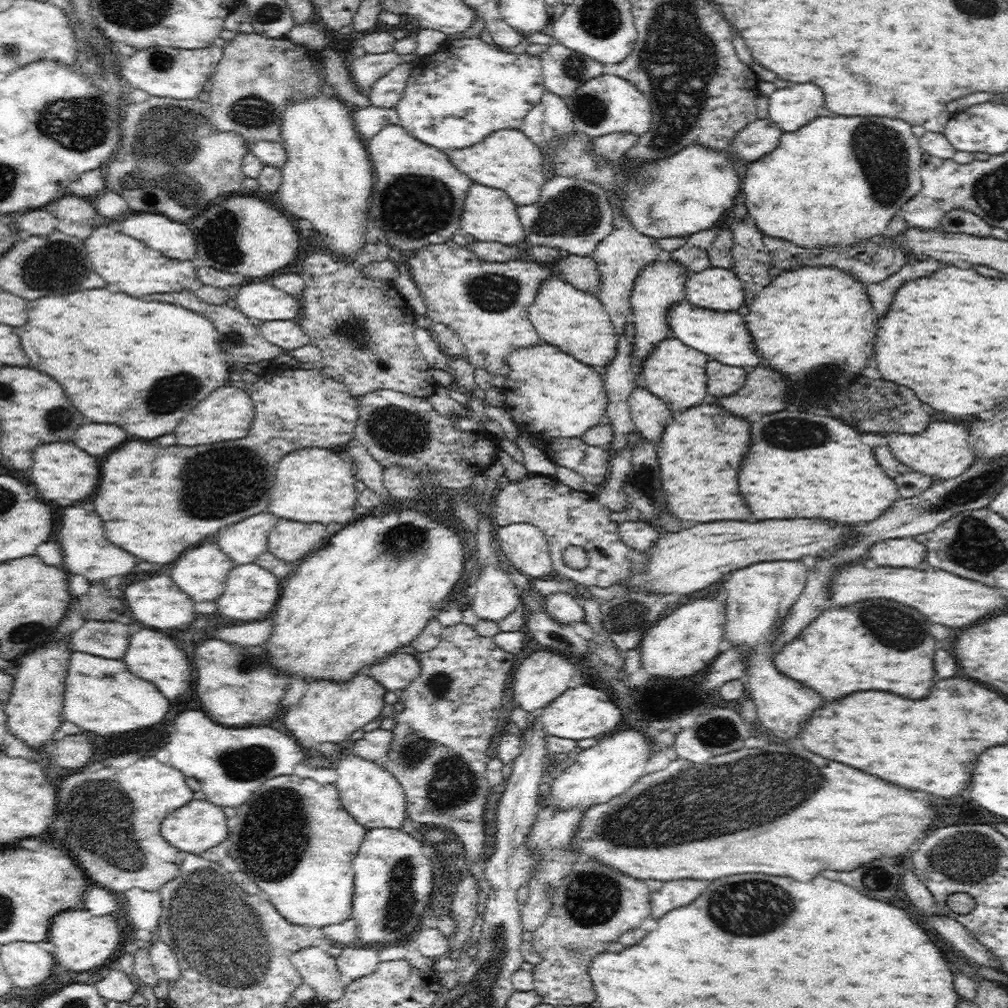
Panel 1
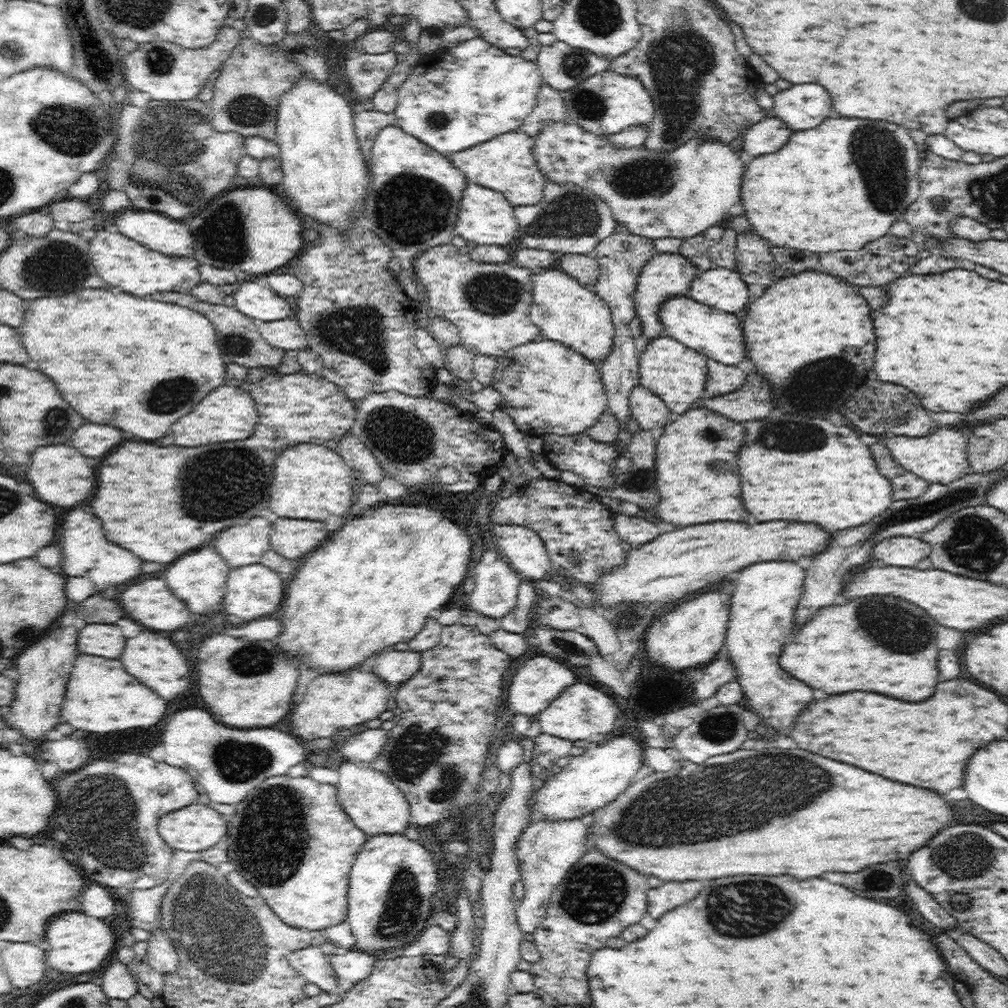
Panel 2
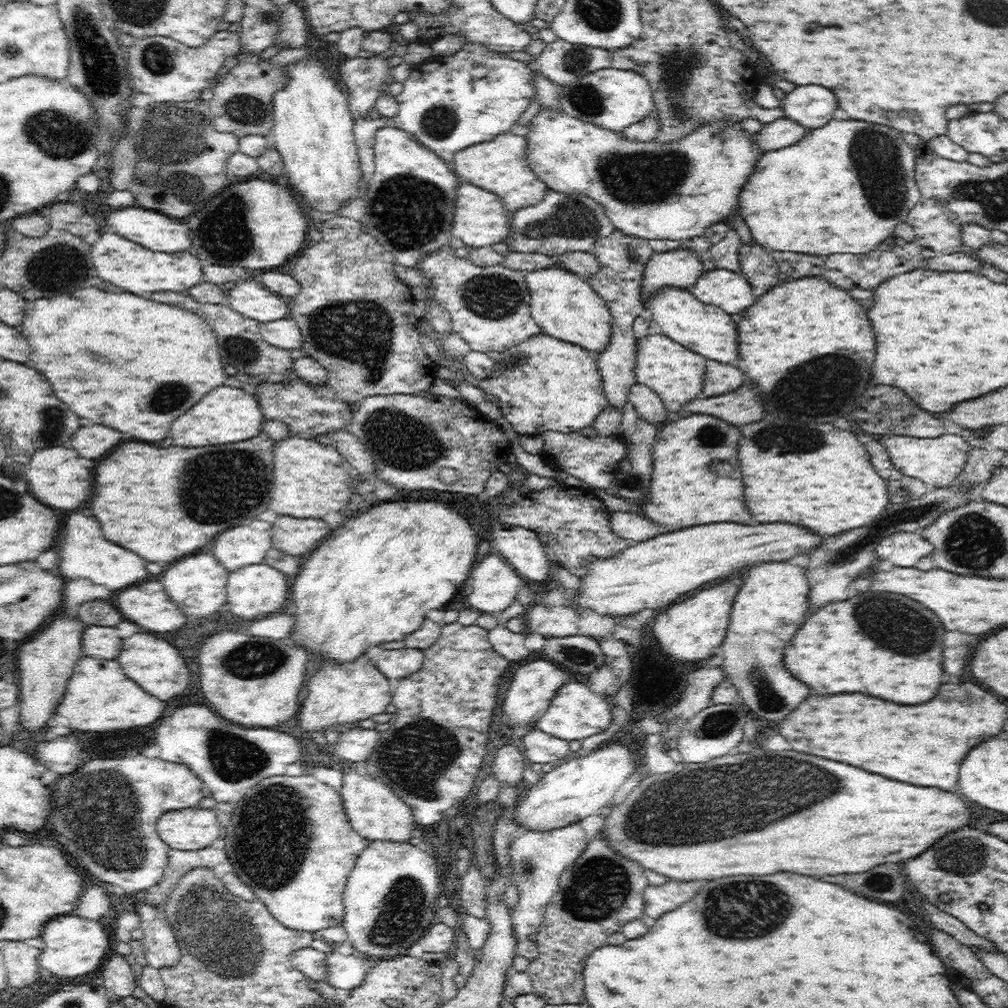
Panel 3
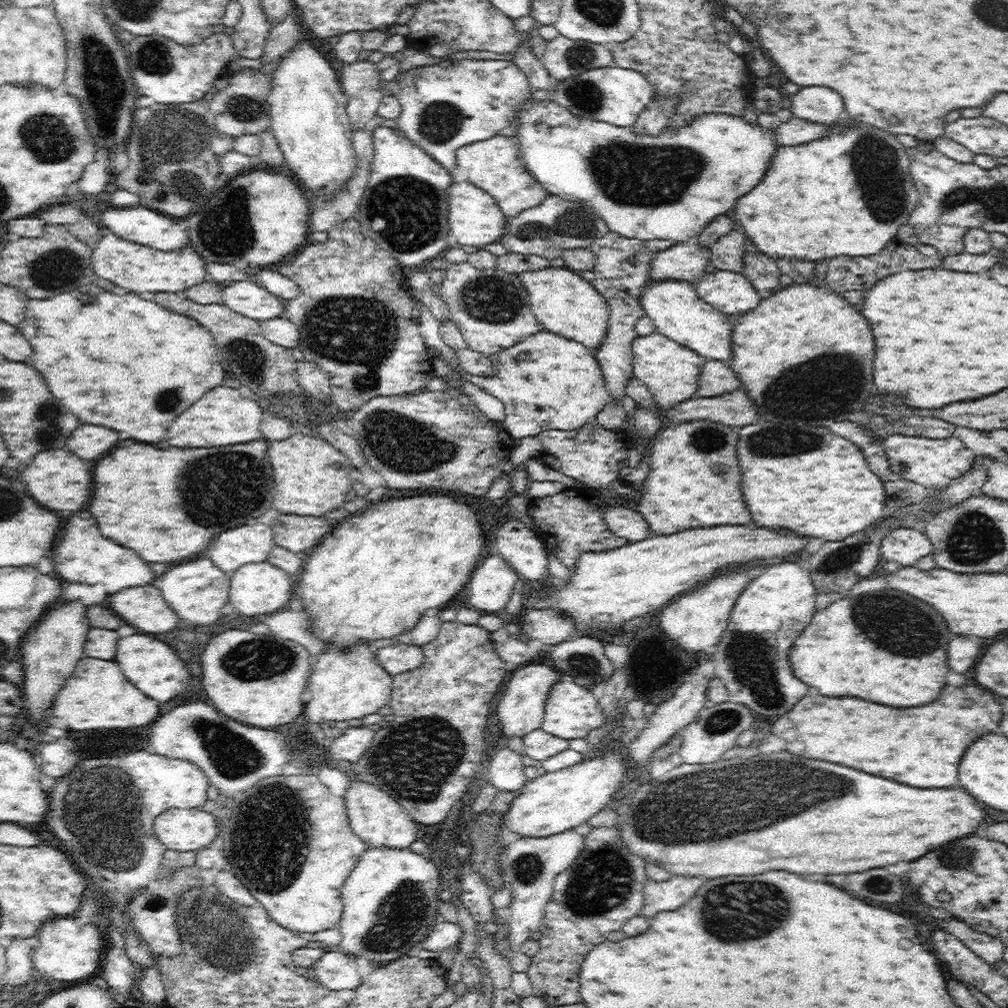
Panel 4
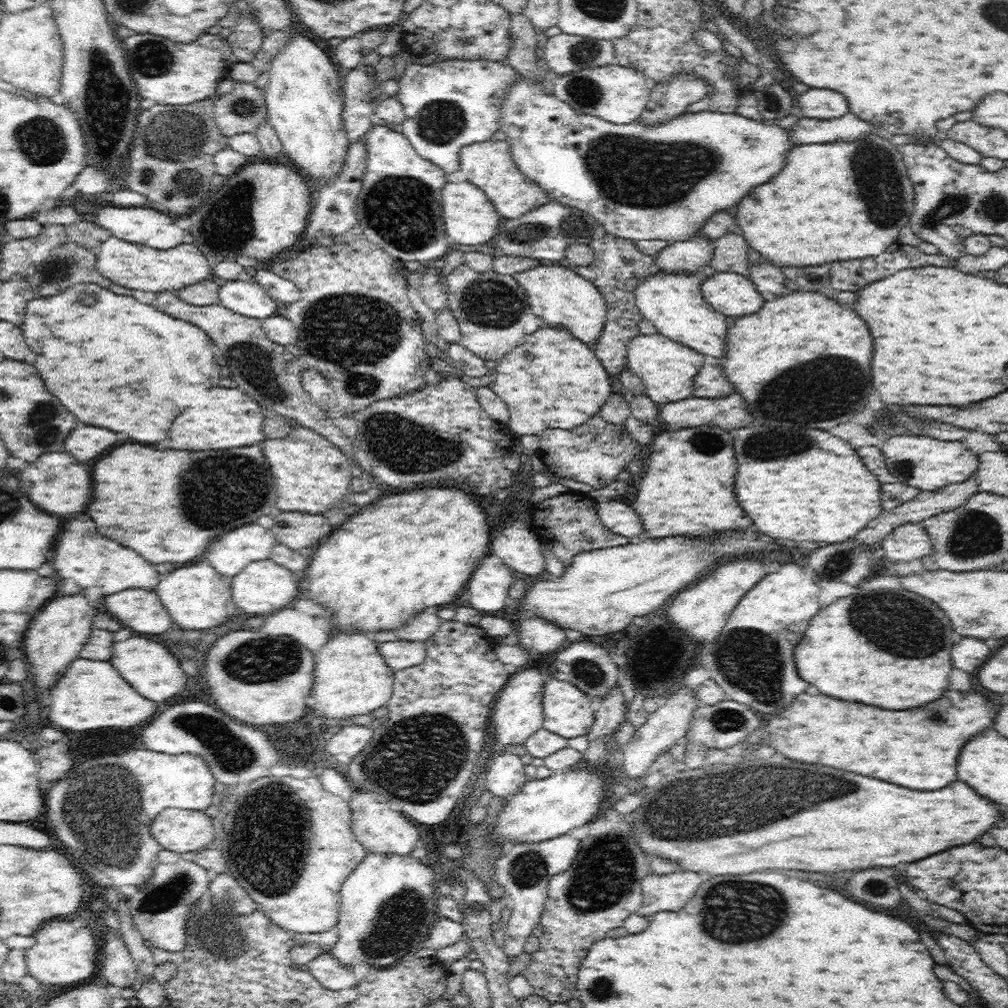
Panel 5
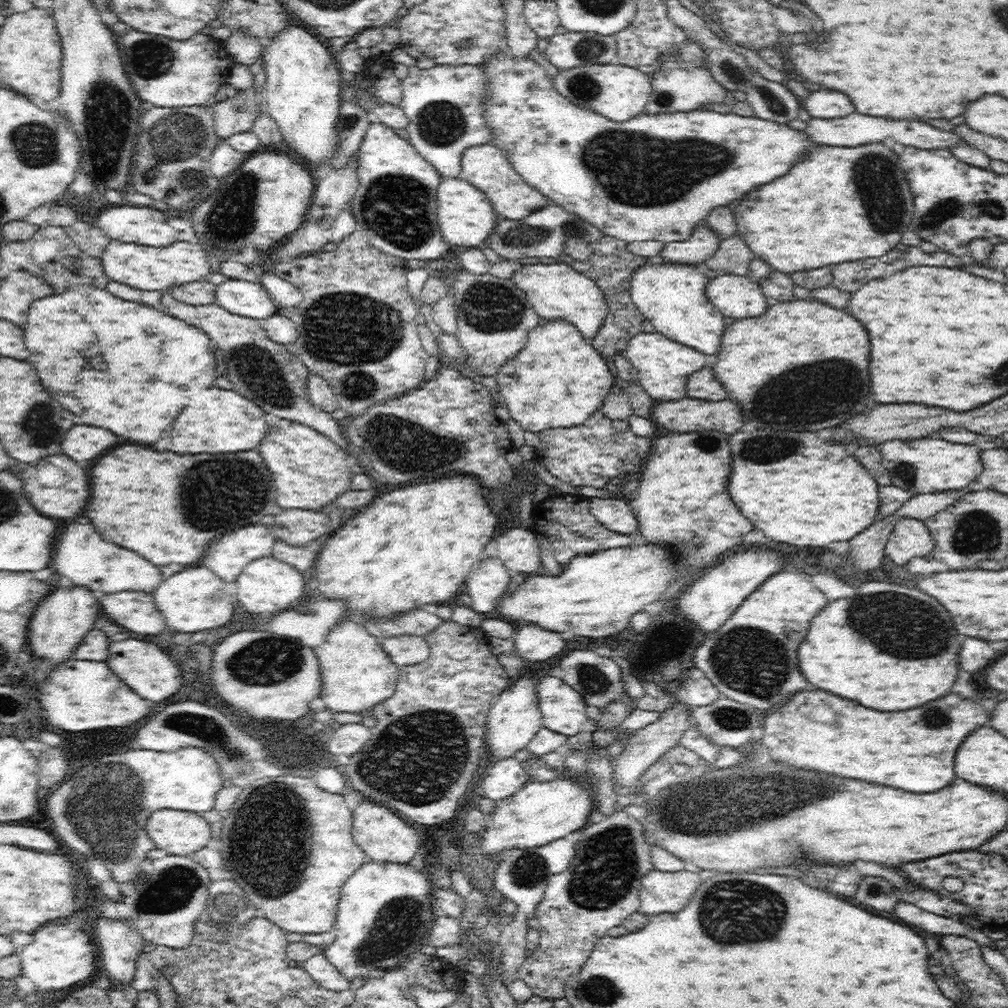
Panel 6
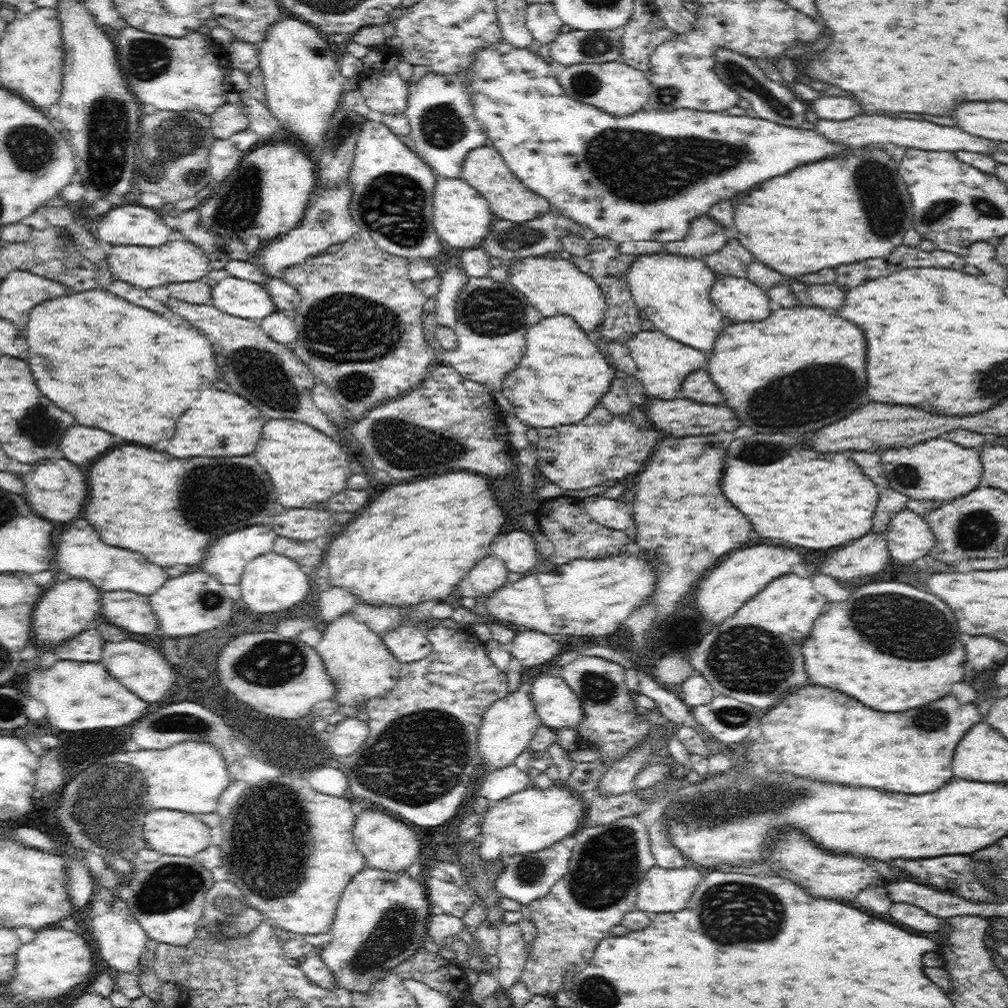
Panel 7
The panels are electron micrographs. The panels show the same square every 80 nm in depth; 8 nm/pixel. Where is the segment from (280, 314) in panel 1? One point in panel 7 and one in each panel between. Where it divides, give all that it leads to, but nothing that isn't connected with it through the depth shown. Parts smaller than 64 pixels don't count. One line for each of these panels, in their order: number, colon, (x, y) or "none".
2: (257, 300)
3: (253, 299)
4: (247, 297)
5: (248, 298)
6: (248, 299)
7: (237, 297)

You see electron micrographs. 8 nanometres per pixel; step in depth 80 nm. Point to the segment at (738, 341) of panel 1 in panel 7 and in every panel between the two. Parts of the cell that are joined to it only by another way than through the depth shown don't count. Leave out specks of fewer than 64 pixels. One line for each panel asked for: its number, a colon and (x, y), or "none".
2: (717, 334)
3: (705, 328)
4: (675, 309)
5: (673, 302)
6: (672, 296)
7: (672, 291)

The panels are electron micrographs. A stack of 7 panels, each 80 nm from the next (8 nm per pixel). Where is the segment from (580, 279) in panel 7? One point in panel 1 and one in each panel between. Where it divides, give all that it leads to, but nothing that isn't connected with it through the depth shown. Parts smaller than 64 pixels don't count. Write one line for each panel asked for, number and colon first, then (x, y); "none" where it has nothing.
1: (575, 321)
2: (564, 310)
3: (564, 305)
4: (564, 302)
5: (561, 298)
6: (556, 291)

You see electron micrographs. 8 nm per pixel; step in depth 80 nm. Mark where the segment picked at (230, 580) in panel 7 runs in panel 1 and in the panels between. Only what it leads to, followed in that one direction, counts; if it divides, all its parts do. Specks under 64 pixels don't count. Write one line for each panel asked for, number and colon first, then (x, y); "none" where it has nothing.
1: (243, 542)
2: (239, 545)
3: (242, 546)
4: (230, 551)
5: (232, 552)
6: (228, 556)

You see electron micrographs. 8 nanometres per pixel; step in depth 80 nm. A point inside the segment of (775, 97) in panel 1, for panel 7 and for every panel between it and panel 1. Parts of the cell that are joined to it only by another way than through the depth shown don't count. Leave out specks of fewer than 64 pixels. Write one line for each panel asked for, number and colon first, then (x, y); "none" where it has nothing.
2: (804, 106)
3: (810, 106)
4: (817, 104)
5: (823, 104)
6: (821, 104)
7: (837, 108)

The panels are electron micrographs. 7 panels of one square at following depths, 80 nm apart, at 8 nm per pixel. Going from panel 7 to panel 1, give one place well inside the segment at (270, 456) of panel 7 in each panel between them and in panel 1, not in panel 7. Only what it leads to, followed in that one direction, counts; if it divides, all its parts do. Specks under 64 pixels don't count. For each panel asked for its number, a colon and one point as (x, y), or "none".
1: (315, 485)
2: (312, 482)
3: (311, 479)
4: (312, 476)
5: (312, 473)
6: (310, 471)

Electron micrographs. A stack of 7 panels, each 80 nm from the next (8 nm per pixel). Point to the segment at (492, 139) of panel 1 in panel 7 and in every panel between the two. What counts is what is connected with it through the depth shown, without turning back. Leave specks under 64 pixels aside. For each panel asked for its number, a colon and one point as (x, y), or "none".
2: (505, 163)
3: (500, 165)
4: (494, 164)
5: (488, 165)
6: (485, 166)
7: (509, 198)

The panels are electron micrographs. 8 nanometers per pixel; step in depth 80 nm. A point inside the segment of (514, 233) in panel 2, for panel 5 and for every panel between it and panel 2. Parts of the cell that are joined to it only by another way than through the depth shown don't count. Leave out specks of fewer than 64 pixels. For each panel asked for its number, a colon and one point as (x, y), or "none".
3: (481, 218)
4: (475, 219)
5: (470, 218)

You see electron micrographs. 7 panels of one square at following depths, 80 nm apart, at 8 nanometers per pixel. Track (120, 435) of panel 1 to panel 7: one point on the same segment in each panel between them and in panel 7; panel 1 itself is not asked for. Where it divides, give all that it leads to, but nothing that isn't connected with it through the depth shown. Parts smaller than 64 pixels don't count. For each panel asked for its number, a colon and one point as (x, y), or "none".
2: (93, 440)
3: (94, 441)
4: (89, 442)
5: (87, 442)
6: (83, 442)
7: (80, 444)

